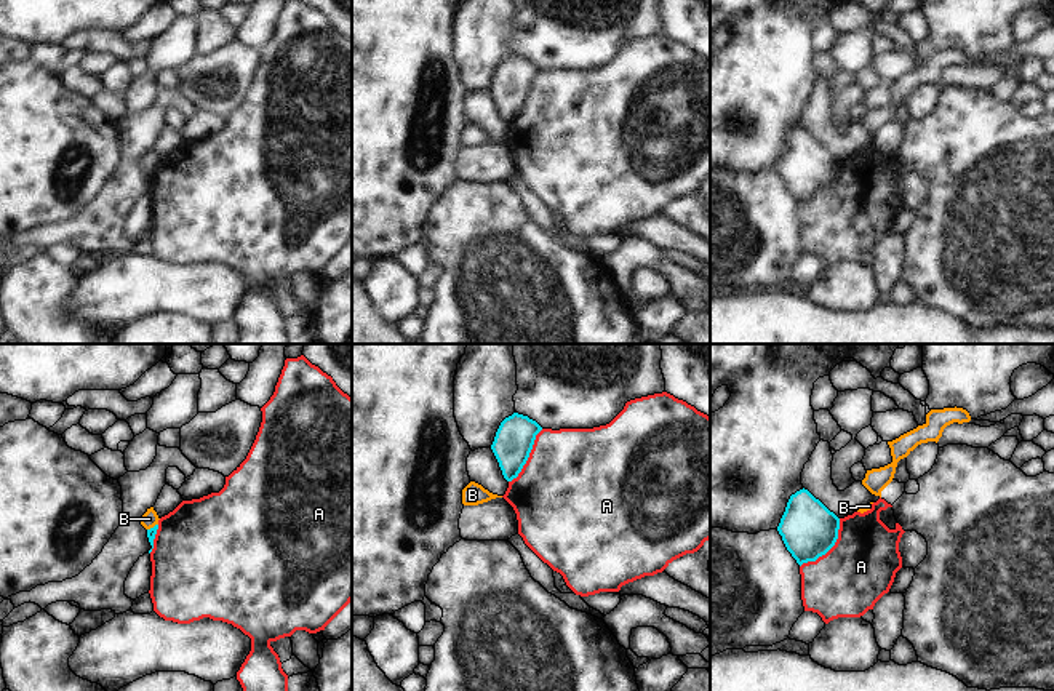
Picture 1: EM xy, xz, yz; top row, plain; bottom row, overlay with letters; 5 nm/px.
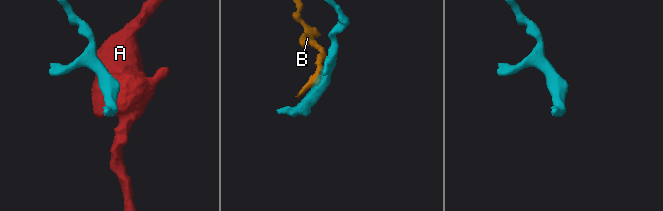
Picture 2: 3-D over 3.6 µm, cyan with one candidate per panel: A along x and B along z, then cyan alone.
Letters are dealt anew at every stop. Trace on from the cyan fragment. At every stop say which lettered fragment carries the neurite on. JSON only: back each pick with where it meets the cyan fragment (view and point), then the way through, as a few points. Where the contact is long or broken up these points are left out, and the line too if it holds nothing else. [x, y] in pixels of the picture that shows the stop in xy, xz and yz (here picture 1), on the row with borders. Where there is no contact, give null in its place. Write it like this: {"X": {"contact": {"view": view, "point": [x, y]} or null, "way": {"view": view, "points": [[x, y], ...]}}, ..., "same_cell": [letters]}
{"same_cell": []}

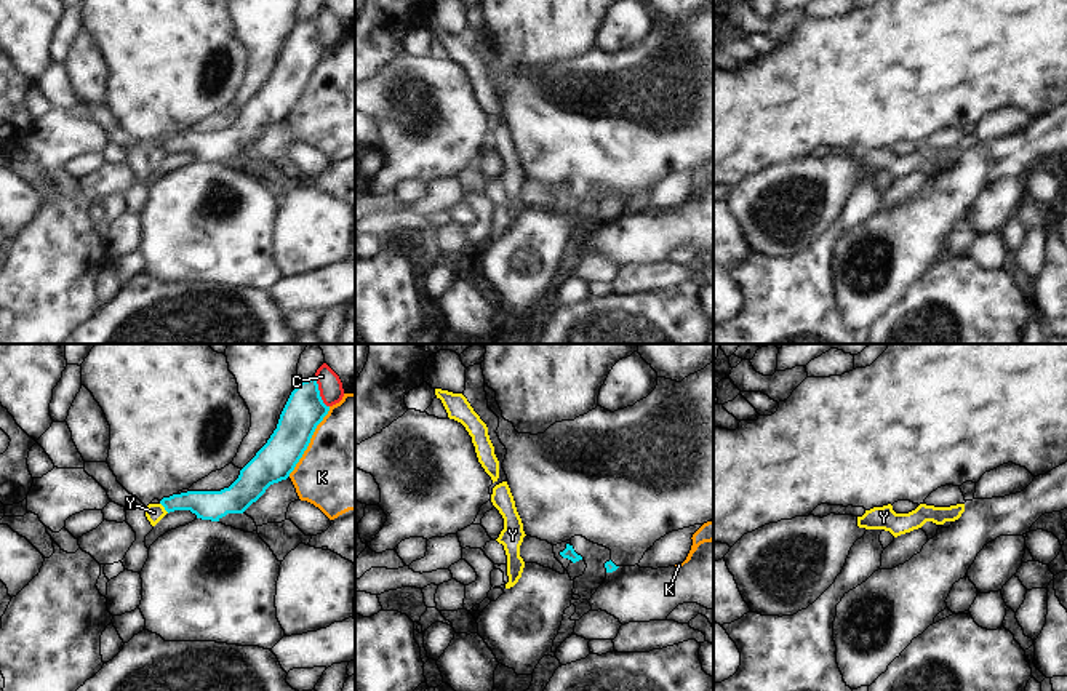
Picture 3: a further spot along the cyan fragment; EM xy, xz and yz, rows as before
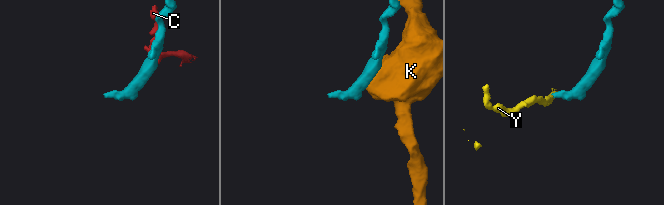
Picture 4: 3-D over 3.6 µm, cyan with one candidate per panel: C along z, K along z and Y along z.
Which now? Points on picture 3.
{"same_cell": []}

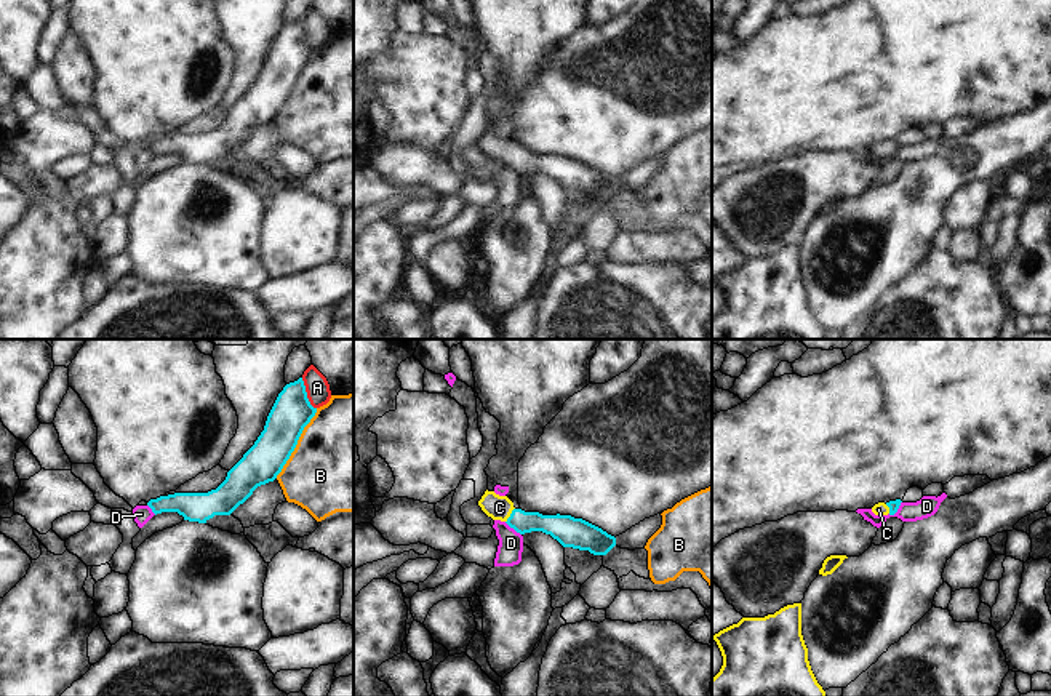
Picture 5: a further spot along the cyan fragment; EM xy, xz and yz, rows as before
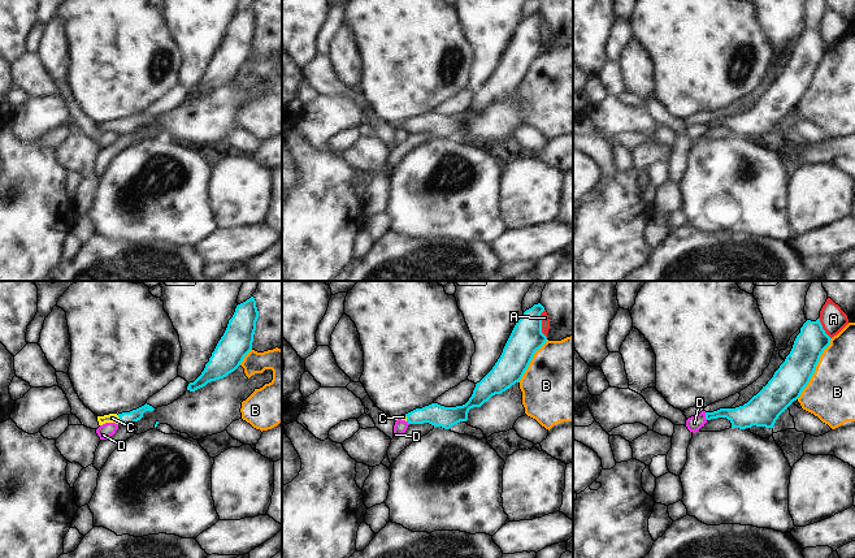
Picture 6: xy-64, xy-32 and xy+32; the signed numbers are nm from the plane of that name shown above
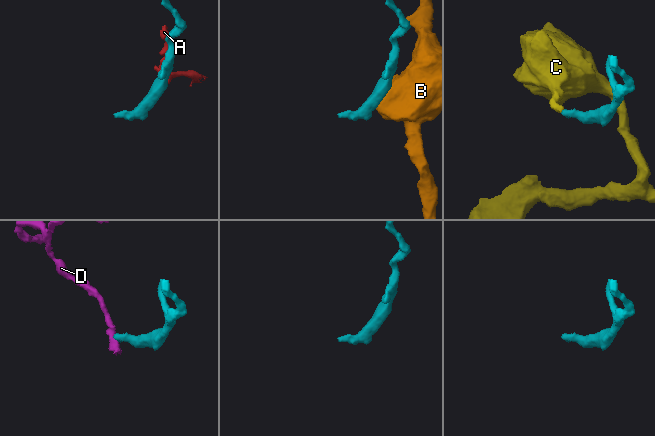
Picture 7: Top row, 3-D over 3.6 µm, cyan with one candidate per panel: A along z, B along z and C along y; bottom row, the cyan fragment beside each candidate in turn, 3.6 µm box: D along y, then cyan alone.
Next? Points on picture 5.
{"C": {"contact": {"view": "xz", "point": [511, 516]}, "way": {"view": "xz", "points": [[559, 527], [522, 522], [511, 516], [499, 508]]}}, "same_cell": ["C"]}

